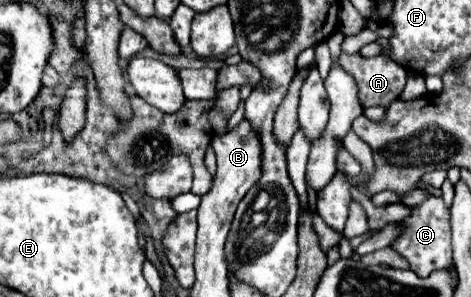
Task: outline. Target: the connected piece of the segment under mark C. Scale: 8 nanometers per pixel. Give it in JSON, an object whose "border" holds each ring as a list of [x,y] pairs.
{"border":[[[428,195],[420,205],[412,207],[410,217],[402,219],[400,225],[404,227],[404,231],[392,241],[390,247],[410,263],[410,269],[418,277],[428,277],[436,269],[454,267],[450,243],[450,209],[446,209],[442,197]]]}

